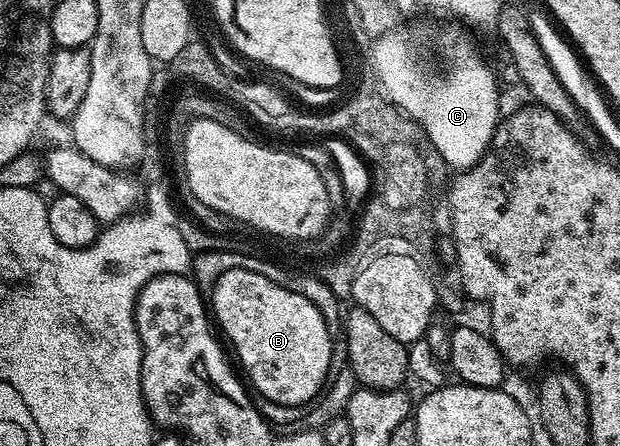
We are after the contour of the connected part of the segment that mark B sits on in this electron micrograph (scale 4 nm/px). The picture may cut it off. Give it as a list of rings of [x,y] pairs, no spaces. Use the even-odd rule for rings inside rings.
[[[237,267],[219,277],[212,298],[213,318],[216,323],[218,318],[223,333],[230,338],[230,343],[246,370],[245,378],[248,383],[250,378],[249,386],[257,394],[279,403],[280,406],[300,406],[316,400],[318,390],[328,383],[329,361],[334,344],[328,337],[328,329],[324,325],[320,309],[316,309],[316,305],[312,305],[308,297],[300,297],[300,293],[292,293],[291,288],[281,287],[260,273]]]

